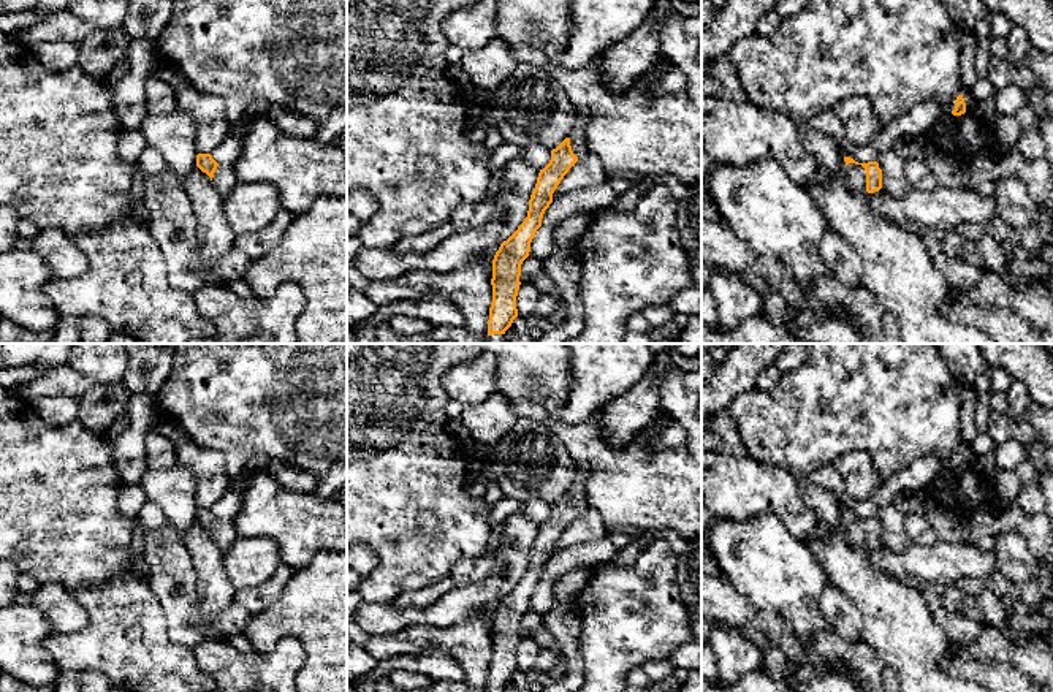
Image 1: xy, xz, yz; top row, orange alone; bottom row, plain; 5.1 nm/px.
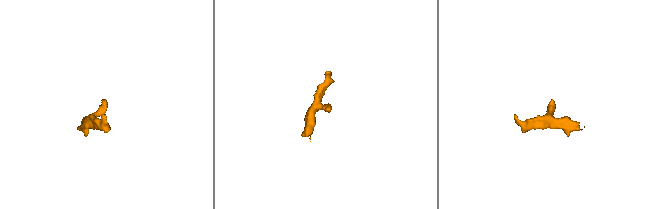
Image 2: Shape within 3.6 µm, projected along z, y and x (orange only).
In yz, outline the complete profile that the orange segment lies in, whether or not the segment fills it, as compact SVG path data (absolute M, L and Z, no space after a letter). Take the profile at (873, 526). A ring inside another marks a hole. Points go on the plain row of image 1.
M844 511L846 535L849 545L866 545L868 548L882 543L882 524L877 516L858 518L850 511Z

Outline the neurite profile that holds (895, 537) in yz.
M893 504L879 507L876 516L882 524L882 543L891 551L903 551L914 540L904 529L904 513Z

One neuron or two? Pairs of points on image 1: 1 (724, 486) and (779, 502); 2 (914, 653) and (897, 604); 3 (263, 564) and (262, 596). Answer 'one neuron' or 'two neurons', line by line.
1: one neuron
2: one neuron
3: two neurons

